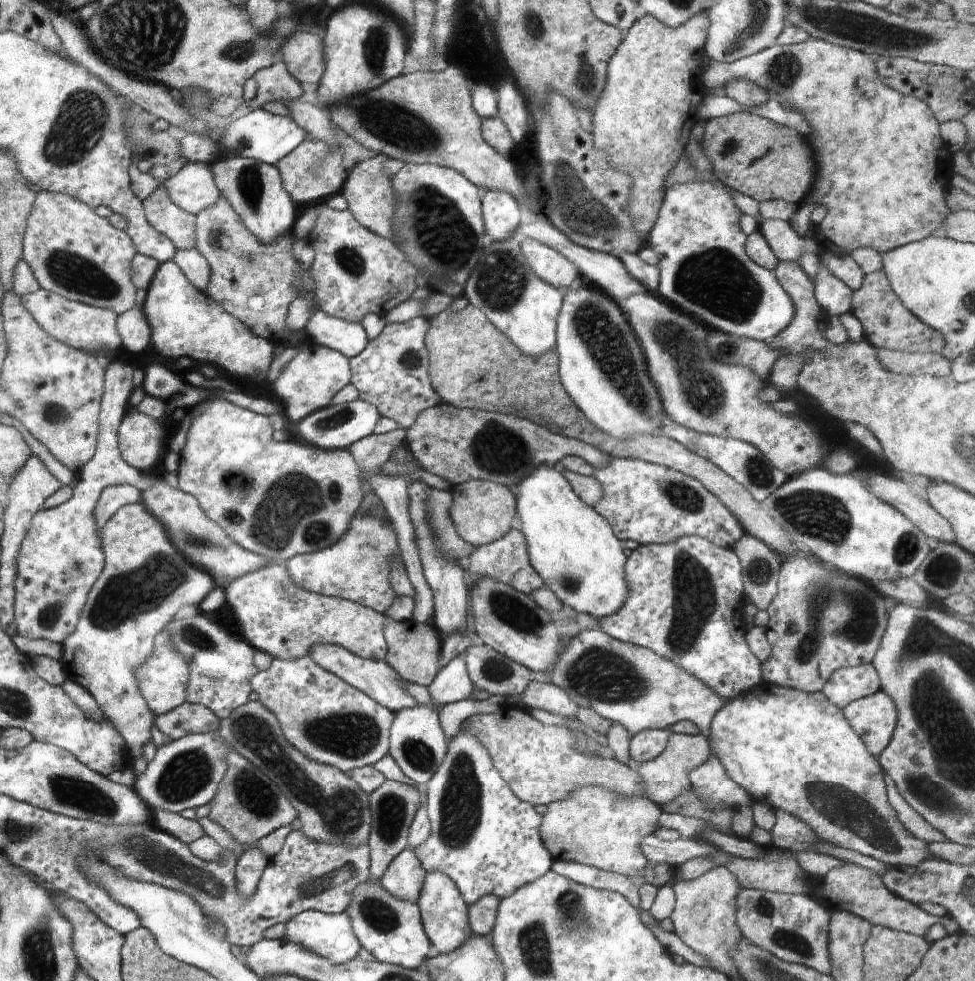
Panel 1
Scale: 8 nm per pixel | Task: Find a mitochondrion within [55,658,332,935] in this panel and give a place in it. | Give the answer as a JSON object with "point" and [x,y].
{"point":[165,862]}

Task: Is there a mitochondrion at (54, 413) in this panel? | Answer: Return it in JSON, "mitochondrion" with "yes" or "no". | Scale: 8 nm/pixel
{"mitochondrion":"yes"}

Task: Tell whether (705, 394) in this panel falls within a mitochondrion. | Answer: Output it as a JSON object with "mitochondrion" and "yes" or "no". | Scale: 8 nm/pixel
{"mitochondrion":"yes"}

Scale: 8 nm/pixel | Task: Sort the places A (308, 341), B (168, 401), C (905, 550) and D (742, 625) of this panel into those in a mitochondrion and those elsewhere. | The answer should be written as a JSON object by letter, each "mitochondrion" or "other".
{"A":"other","B":"other","C":"mitochondrion","D":"other"}

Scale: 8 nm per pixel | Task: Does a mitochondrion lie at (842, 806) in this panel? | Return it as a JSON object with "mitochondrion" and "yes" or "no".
{"mitochondrion":"yes"}

